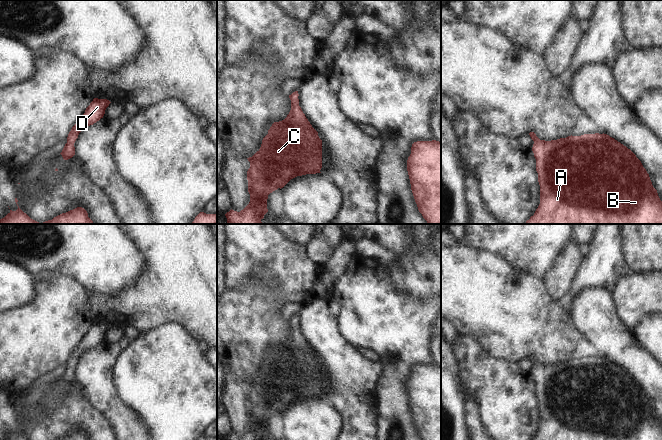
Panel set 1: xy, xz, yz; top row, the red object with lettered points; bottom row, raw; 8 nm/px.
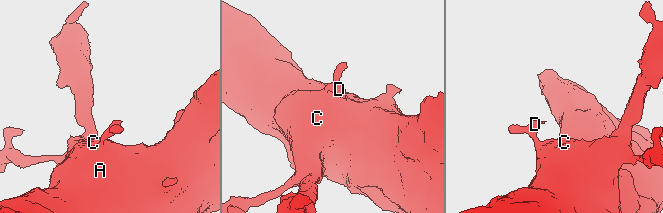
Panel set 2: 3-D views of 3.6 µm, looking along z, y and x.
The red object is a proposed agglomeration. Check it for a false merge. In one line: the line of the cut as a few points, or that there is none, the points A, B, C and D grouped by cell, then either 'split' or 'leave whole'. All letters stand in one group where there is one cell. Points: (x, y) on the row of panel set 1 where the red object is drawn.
cut none; groups A B C D; leave whole

